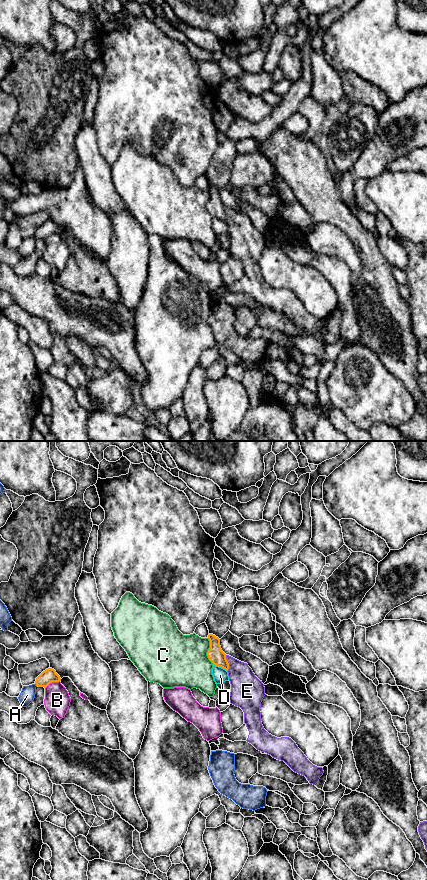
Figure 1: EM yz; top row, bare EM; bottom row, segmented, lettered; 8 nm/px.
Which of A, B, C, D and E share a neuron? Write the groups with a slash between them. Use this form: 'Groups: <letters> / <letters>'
Groups: A / B / C / D / E

